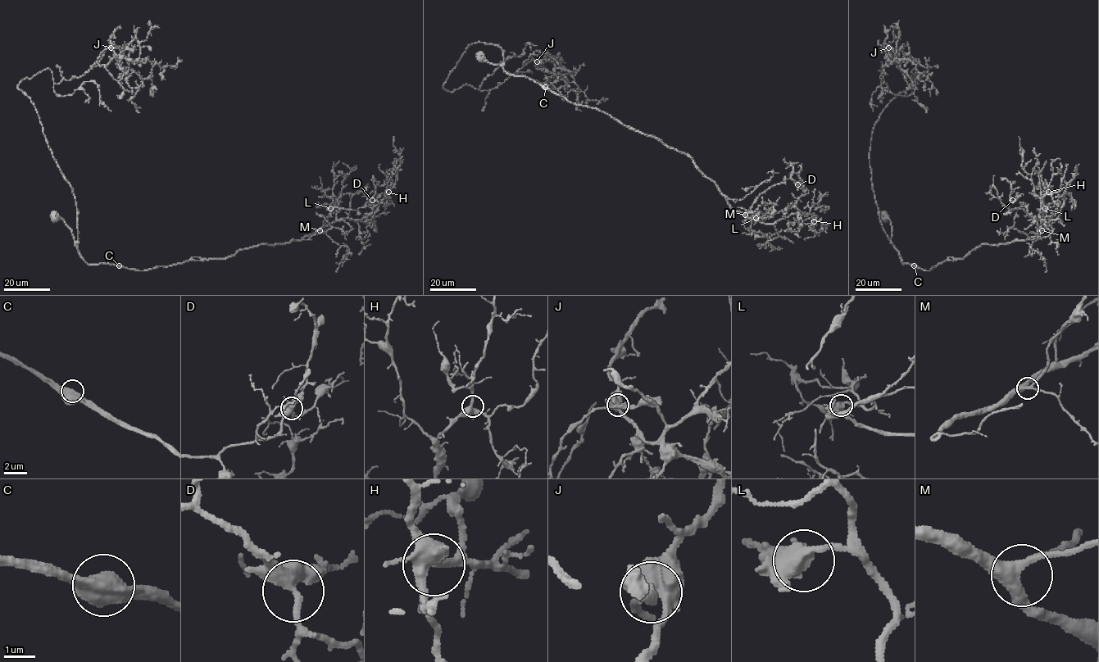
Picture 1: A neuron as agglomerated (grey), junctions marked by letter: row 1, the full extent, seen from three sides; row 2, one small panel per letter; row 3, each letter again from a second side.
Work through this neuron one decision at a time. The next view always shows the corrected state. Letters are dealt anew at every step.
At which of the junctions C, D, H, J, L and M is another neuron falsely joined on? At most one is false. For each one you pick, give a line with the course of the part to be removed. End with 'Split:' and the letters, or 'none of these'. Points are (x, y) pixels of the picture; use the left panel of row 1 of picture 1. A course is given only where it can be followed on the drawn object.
J: Course of the part to remove: (111, 47), (117, 55), (134, 61), (129, 61), (129, 67), (142, 84), (132, 102), (136, 109), (140, 107)
Split: J

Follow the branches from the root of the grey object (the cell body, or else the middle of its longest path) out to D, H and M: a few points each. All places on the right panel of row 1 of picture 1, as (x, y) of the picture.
D: (884, 217), (903, 264), (929, 270), (980, 245), (1037, 235), (1033, 219), (1005, 206), (1012, 200)
H: (884, 217), (903, 264), (929, 270), (980, 245), (1037, 235), (1051, 219), (1041, 223), (1039, 215), (1048, 192)
M: (884, 217), (890, 220), (892, 243), (903, 264), (924, 270), (962, 259), (980, 245), (1025, 241), (1042, 230)

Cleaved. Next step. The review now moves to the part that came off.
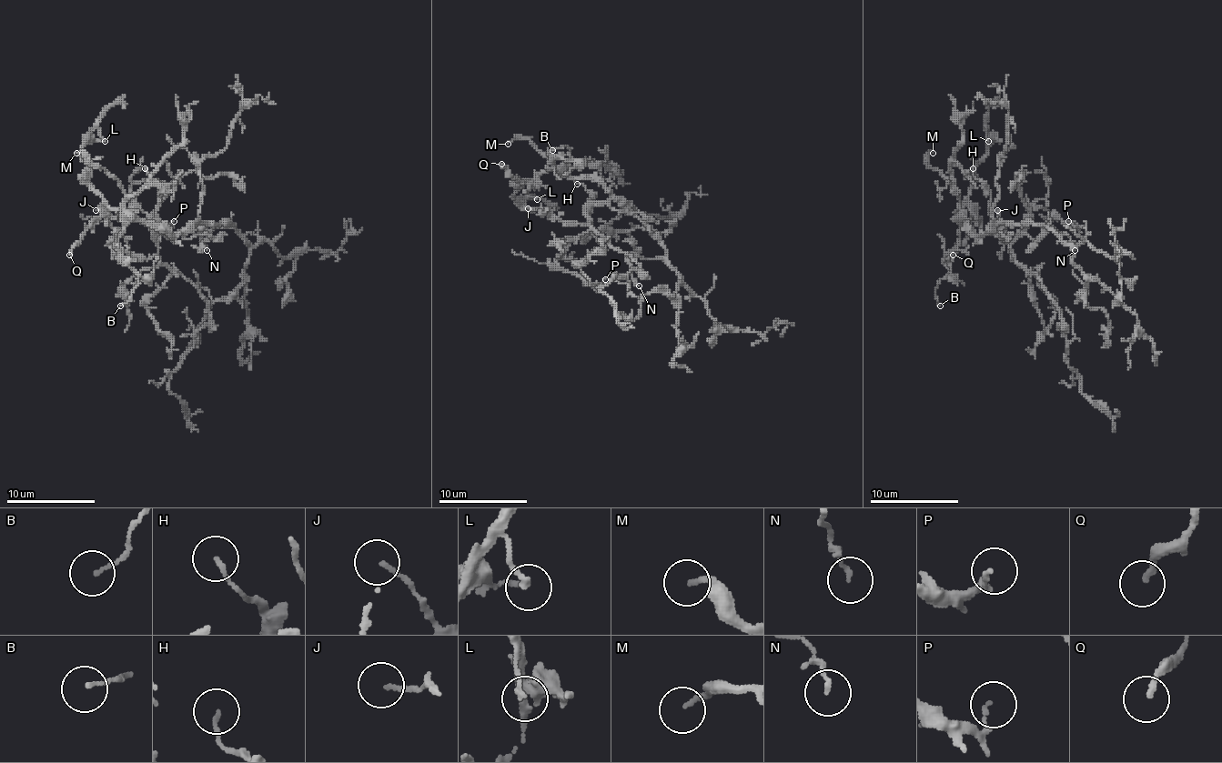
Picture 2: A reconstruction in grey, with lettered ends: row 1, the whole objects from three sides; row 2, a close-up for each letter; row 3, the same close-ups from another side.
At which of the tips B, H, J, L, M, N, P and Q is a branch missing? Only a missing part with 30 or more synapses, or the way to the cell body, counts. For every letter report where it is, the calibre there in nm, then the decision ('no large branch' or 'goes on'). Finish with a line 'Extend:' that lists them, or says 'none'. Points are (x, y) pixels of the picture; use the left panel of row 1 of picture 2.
B: at (120, 306); 110 nm thick; no large branch
H: at (145, 168); 130 nm thick; no large branch
J: at (95, 210); 130 nm thick; no large branch
L: at (105, 141); 170 nm thick; no large branch
M: at (76, 153); 180 nm thick; goes on
N: at (207, 250); 120 nm thick; no large branch
P: at (174, 221); 100 nm thick; no large branch
Q: at (69, 255); 180 nm thick; no large branch
Extend: M

